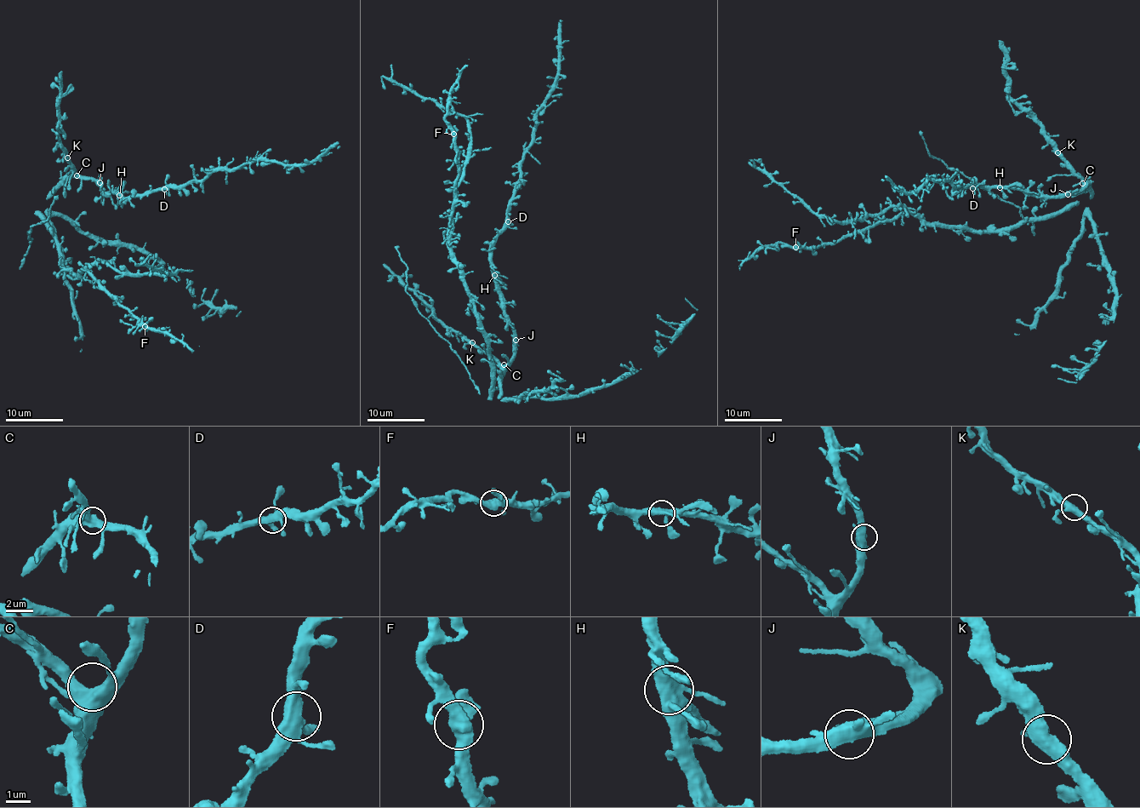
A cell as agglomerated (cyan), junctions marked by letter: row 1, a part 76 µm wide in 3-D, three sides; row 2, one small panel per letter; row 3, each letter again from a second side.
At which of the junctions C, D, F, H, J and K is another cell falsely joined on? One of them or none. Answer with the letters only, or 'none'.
none

